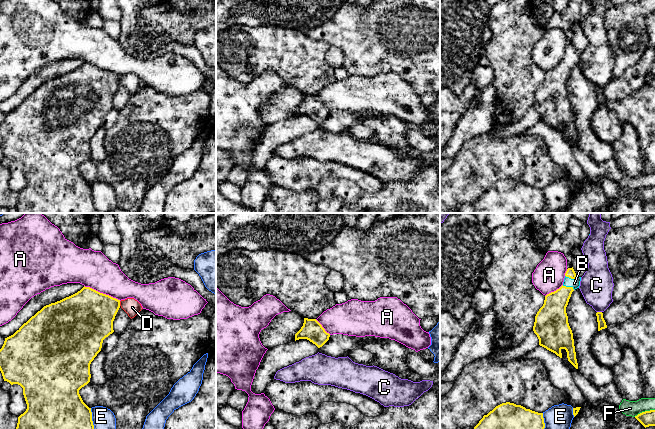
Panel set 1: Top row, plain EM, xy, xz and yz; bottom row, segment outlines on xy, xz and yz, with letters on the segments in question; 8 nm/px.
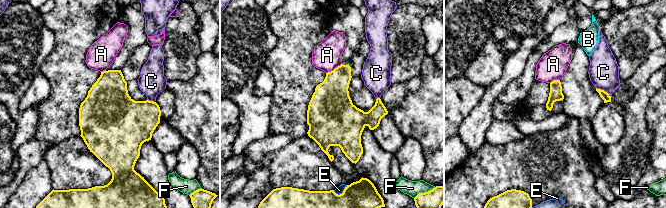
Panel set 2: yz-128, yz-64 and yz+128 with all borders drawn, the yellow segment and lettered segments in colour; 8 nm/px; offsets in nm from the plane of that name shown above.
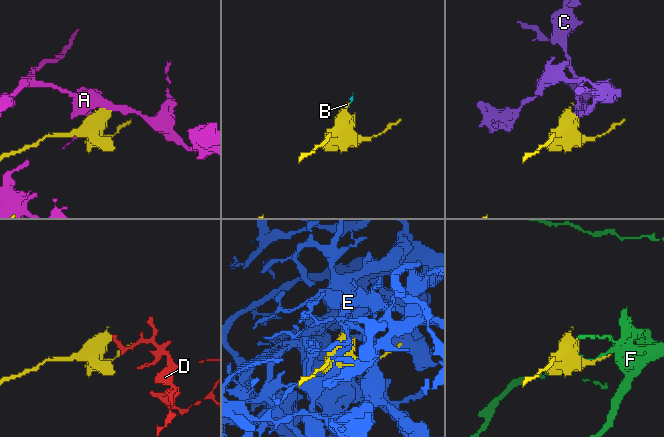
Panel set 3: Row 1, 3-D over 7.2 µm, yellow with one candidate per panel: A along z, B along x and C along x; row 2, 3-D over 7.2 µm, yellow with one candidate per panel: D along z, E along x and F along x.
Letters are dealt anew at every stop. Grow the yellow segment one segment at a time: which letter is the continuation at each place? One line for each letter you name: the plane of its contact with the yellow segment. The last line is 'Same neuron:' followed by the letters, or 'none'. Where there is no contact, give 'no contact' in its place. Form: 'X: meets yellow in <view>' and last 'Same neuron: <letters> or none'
B: meets yellow in yz
Same neuron: B

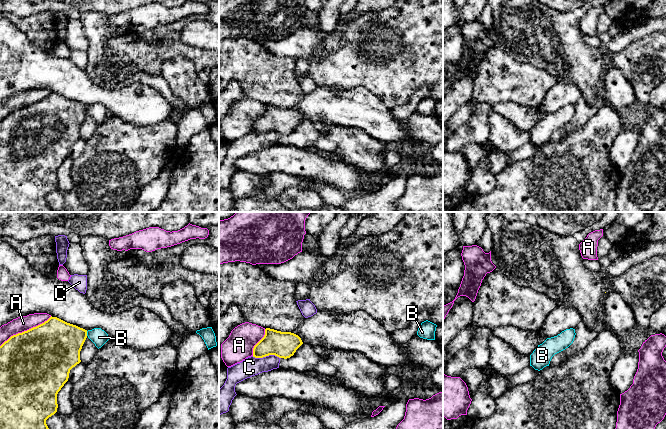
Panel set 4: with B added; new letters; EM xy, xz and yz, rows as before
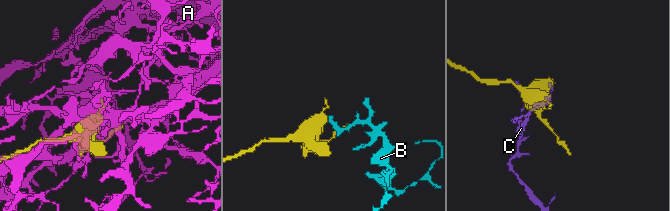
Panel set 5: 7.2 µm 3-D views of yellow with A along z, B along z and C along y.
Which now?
Same neuron: none

